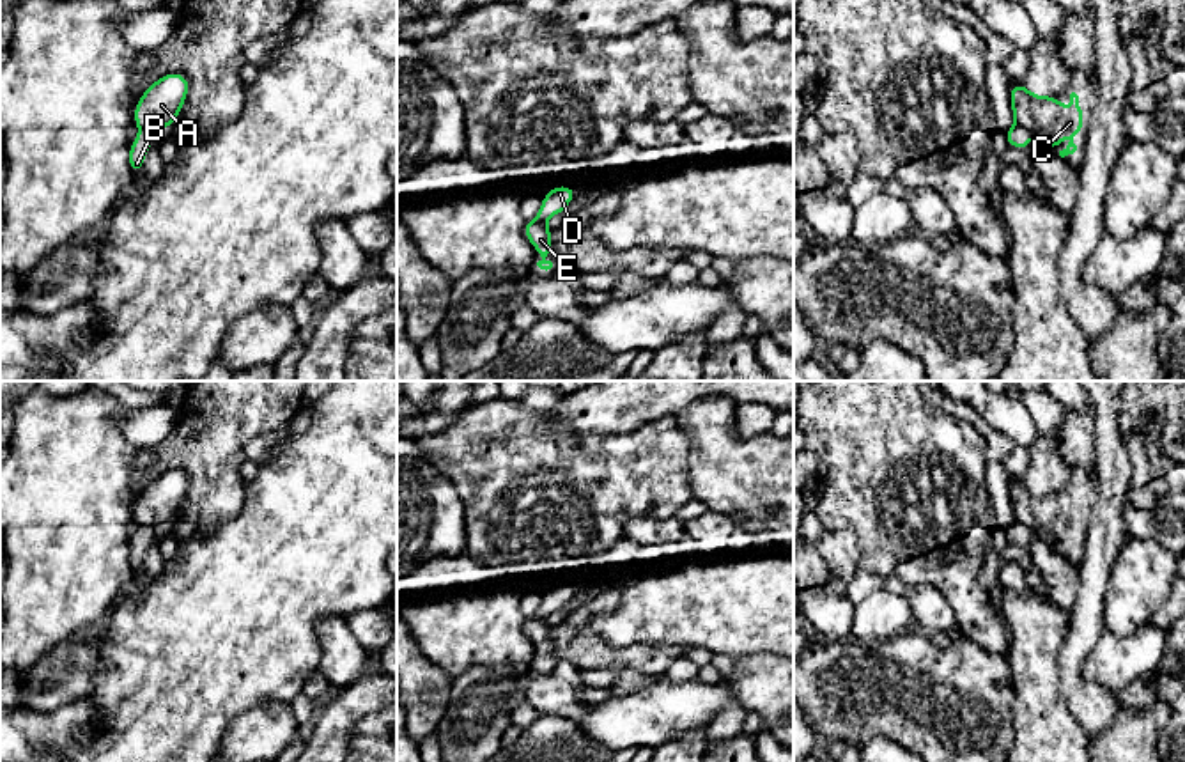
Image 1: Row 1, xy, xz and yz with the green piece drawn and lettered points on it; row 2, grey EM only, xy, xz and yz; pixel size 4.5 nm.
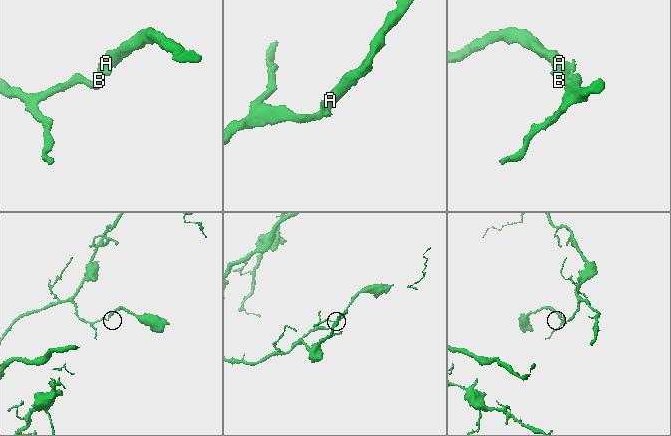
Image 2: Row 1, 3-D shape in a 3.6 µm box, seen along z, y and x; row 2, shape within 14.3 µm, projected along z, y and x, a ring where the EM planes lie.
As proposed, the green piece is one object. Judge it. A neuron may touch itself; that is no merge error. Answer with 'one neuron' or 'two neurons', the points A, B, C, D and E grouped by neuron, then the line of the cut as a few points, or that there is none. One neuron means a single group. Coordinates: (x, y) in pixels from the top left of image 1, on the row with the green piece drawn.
two neurons; groups A C E / B D; cut yz (1015, 124), (1030, 133)

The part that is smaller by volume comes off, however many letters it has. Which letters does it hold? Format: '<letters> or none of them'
A, C, E

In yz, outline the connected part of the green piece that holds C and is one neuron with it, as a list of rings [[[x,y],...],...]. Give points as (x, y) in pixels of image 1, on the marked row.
[[[1010,85],[1010,101],[1015,126],[1034,135],[1047,149],[1056,149],[1057,142],[1070,133],[1068,145],[1059,151],[1065,158],[1077,151],[1073,138],[1084,129],[1084,108],[1079,105],[1079,96],[1070,94],[1070,112],[1063,110],[1061,99],[1054,96],[1036,96],[1026,85]]]

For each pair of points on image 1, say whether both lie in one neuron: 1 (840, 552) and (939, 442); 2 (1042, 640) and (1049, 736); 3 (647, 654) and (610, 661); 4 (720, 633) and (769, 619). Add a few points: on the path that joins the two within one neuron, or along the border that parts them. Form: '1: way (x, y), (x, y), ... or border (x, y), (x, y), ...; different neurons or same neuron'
1: border (824, 528), (849, 530), (854, 536), (859, 566); different neurons
2: way (1042, 663), (1044, 713); same neuron
3: way (638, 656), (619, 658); same neuron
4: way (732, 628), (757, 624); same neuron

